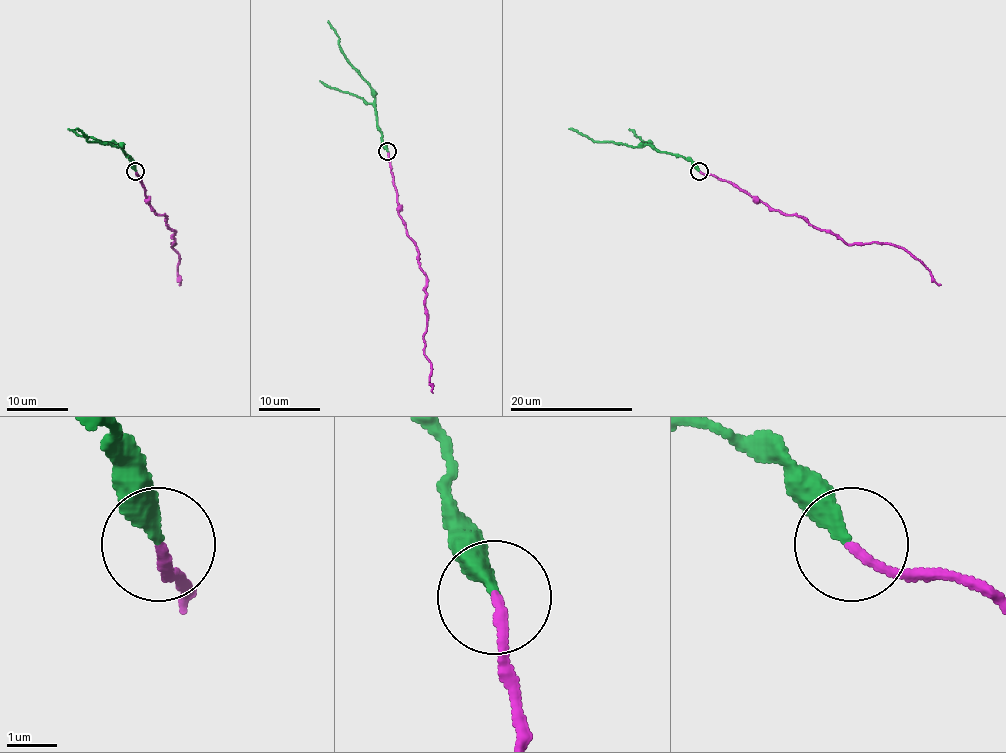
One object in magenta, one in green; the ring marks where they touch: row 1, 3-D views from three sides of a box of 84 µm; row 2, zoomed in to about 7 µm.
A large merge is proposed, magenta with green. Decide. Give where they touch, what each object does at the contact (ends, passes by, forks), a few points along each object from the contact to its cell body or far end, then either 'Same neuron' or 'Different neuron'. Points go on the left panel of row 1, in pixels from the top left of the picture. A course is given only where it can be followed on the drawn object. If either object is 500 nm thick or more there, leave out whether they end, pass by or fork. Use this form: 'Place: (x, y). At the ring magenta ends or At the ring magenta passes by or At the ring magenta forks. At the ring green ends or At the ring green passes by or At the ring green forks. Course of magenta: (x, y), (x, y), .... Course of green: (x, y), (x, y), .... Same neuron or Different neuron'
Place: (135, 171). At the ring magenta ends. At the ring green ends. Course of magenta: (136, 170), (146, 201), (166, 218), (174, 230), (174, 243), (171, 243), (179, 255), (179, 286). Course of green: (136, 170), (122, 144), (117, 147), (90, 141), (76, 129). Different neuron

